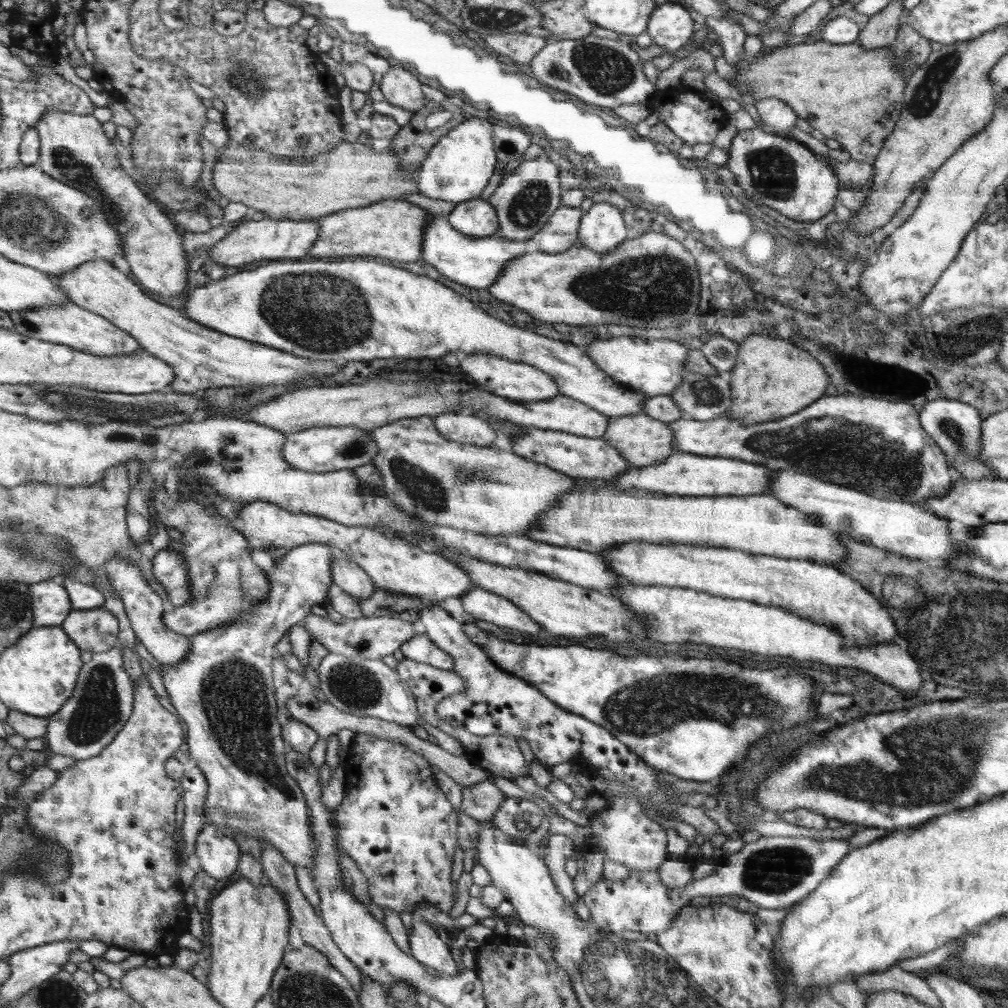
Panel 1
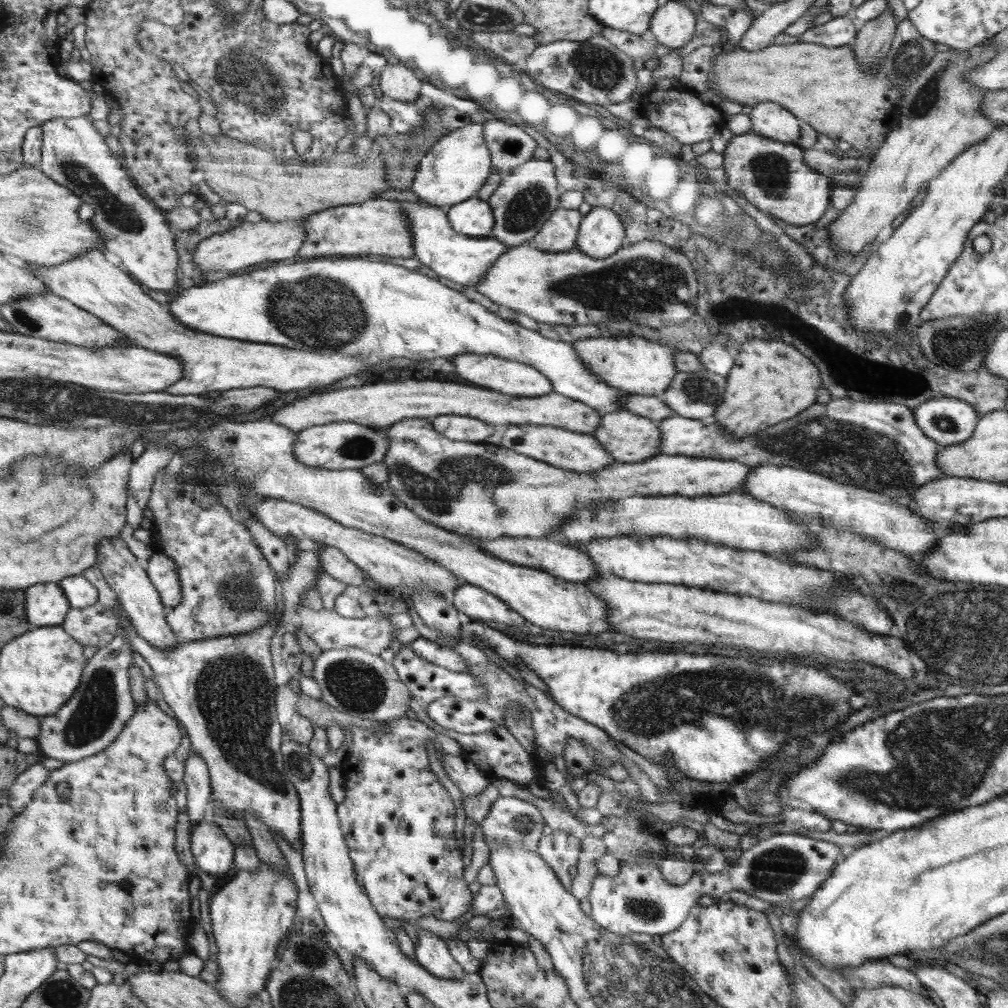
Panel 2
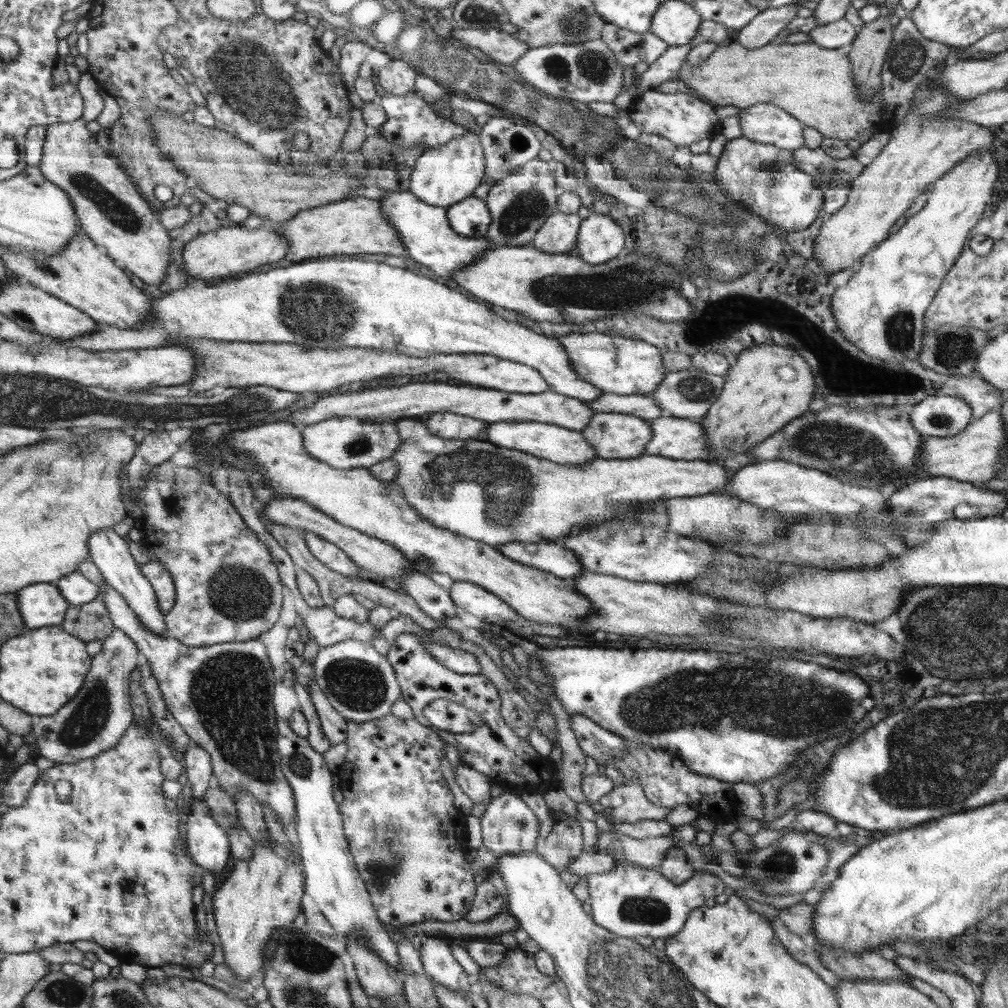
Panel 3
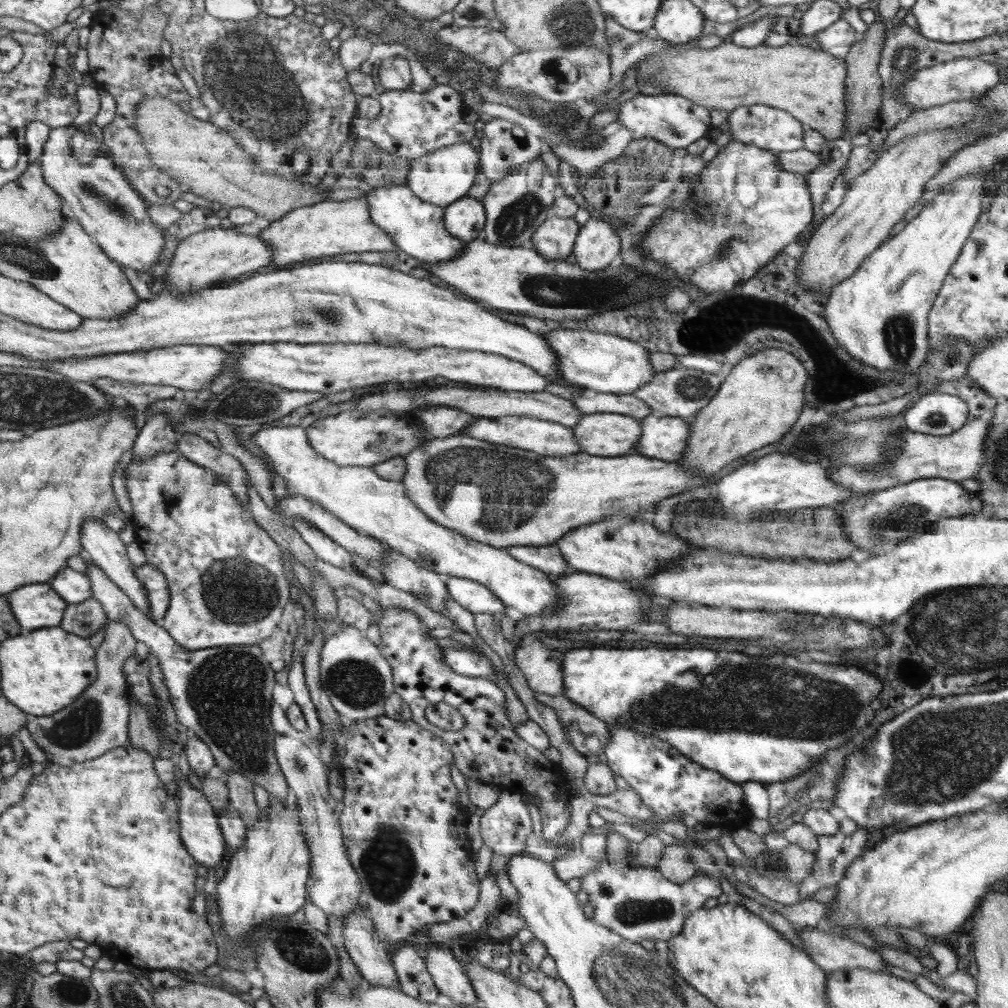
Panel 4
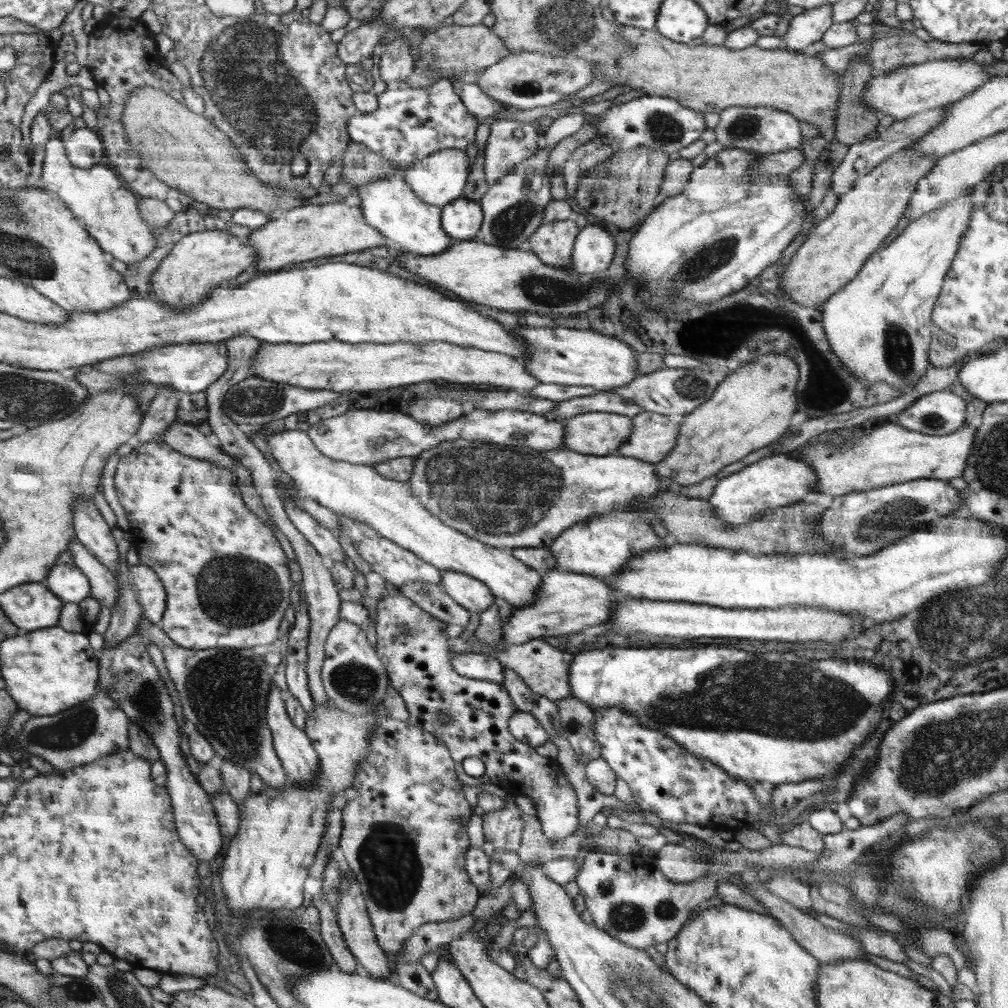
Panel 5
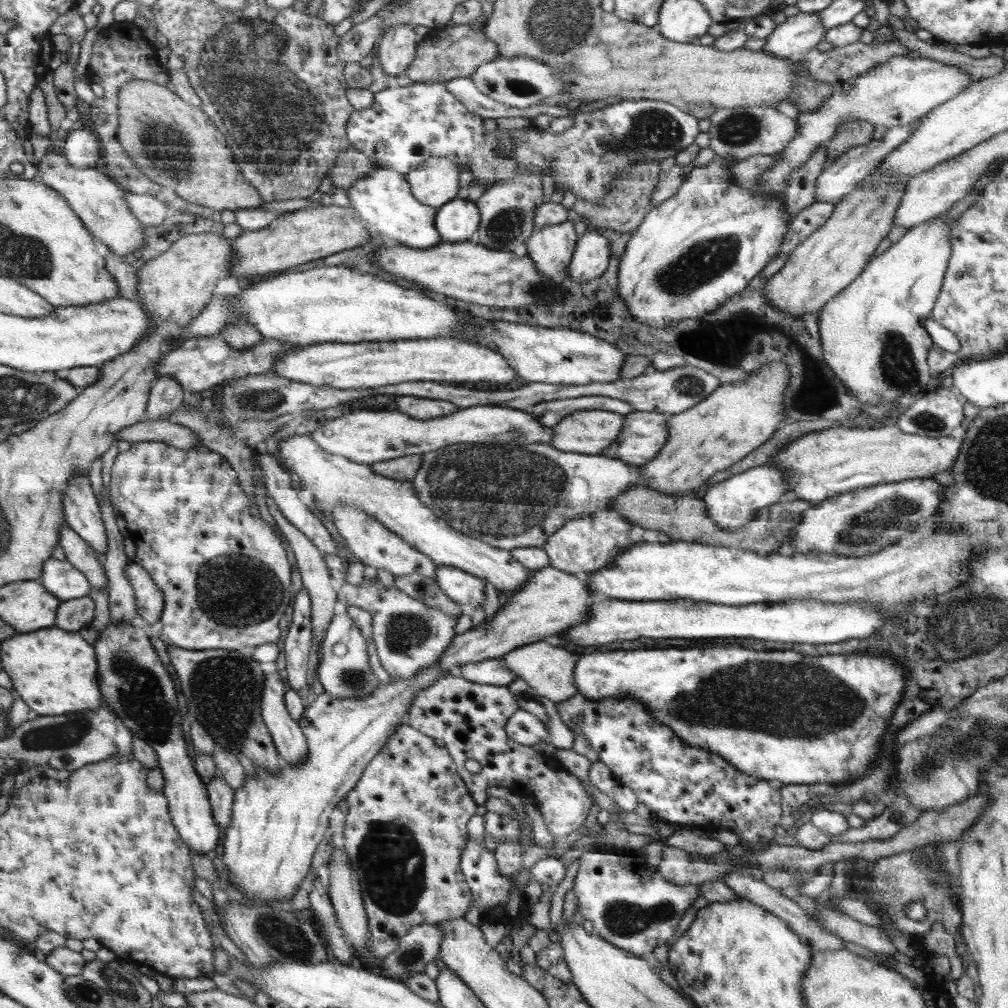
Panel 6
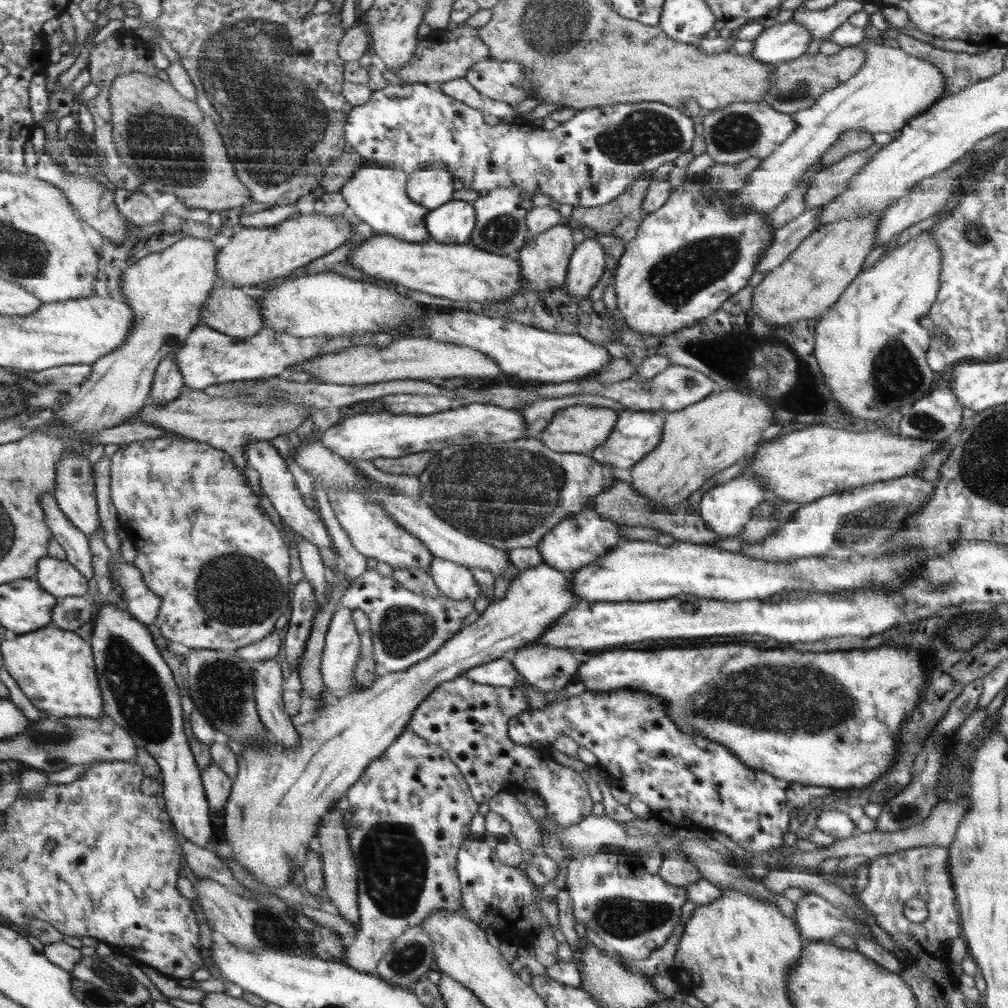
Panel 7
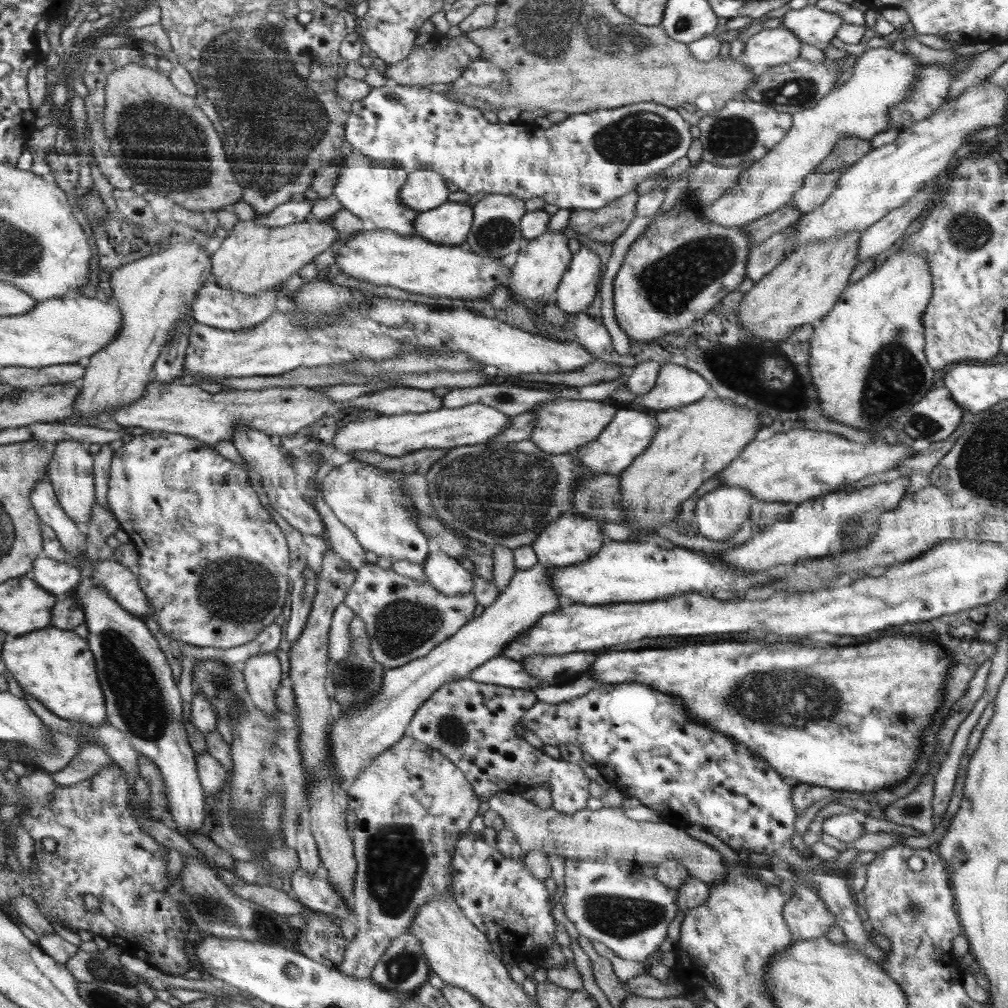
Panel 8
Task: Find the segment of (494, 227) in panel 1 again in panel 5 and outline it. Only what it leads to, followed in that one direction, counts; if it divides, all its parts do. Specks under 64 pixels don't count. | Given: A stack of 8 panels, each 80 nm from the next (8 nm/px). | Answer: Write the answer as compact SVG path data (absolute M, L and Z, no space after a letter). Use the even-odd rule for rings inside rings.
M472 199L453 200L441 211L441 224L455 242L477 239L483 222L484 210Z

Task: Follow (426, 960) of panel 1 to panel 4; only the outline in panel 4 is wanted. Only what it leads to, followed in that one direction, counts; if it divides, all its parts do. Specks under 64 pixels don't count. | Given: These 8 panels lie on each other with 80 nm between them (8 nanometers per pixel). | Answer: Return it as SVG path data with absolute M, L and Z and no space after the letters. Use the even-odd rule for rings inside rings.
M428 943L424 960L439 994L448 996L453 1004L476 1005L474 990L472 990L473 984L470 984L468 974L464 974L462 964L452 956L448 946L442 948L442 946Z

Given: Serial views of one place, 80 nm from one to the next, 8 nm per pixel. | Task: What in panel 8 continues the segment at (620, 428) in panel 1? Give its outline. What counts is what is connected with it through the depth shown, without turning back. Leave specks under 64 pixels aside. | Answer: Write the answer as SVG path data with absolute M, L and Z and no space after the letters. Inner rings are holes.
M553 398L533 406L534 429L529 439L548 453L564 454L584 447L600 438L600 434L615 418L618 407L604 405L602 401Z

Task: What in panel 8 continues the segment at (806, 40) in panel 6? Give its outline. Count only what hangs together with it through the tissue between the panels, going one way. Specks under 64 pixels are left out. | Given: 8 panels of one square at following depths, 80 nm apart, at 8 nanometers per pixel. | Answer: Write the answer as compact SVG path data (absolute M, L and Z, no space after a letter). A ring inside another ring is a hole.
M780 25L774 29L762 29L751 36L738 59L746 68L761 71L797 59L800 47L801 40Z

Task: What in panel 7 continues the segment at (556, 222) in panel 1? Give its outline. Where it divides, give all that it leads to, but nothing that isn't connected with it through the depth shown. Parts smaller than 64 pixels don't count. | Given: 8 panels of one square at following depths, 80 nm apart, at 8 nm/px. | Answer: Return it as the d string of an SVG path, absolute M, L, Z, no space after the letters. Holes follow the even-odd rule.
M568 224L552 226L546 232L538 234L534 238L529 238L525 247L521 248L519 252L521 278L523 278L523 284L529 286L526 290L539 293L539 296L542 297L545 292L552 291L564 284L570 259L576 250L572 230L573 228Z

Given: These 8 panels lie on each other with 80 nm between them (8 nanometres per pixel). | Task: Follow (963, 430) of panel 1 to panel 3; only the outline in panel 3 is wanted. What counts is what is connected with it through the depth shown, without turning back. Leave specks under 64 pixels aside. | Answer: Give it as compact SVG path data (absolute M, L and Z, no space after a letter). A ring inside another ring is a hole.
M930 396L913 405L909 417L924 437L951 437L970 424L972 409L955 396Z

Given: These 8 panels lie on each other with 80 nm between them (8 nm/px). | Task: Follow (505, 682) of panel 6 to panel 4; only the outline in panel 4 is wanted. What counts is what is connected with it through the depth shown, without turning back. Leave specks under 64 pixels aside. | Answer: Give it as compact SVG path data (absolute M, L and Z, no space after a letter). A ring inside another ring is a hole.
M441 649L446 664L454 669L454 672L462 673L464 676L486 677L486 680L496 682L495 667L488 657L470 649Z

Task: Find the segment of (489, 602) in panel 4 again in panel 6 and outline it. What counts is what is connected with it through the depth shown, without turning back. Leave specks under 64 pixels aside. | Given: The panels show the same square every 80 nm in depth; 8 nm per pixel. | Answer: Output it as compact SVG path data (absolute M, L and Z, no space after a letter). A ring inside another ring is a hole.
M437 566L434 574L440 590L456 604L470 606L471 609L484 606L486 585L480 577L458 568L442 566Z

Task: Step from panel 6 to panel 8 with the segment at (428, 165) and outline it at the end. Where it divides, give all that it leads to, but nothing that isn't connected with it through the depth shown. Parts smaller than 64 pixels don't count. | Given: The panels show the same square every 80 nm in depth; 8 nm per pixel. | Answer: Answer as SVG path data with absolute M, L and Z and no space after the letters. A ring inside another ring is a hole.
M417 170L409 174L401 193L401 202L411 210L432 211L446 203L448 188L442 174Z

